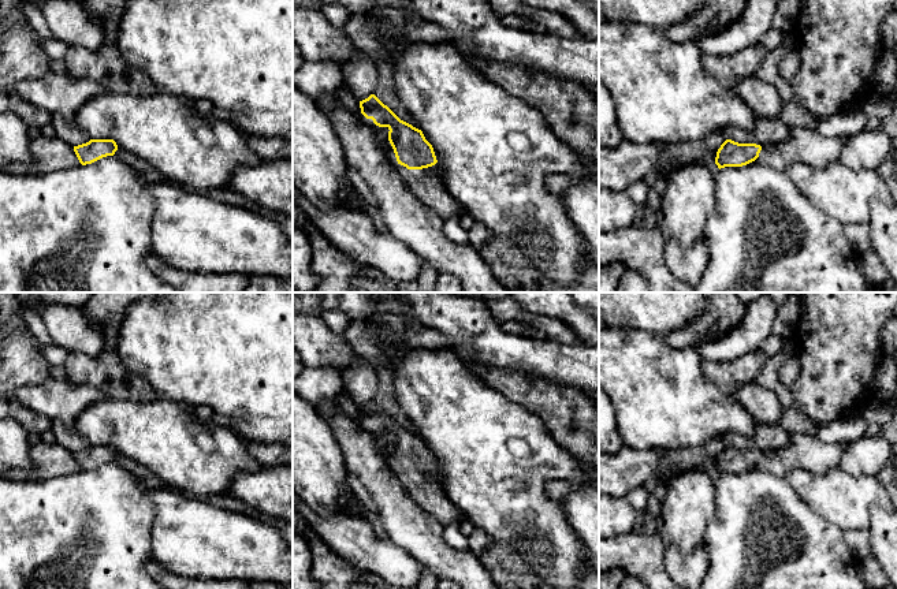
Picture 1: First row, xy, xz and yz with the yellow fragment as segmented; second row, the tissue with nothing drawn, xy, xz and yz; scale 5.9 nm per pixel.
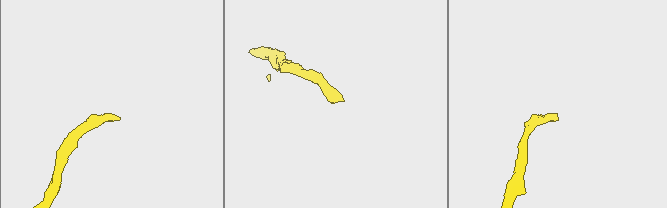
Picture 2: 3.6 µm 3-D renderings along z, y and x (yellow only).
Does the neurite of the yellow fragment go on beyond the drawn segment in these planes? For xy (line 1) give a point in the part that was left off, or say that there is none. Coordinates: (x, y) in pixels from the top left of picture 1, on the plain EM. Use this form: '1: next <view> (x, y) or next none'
1: next none

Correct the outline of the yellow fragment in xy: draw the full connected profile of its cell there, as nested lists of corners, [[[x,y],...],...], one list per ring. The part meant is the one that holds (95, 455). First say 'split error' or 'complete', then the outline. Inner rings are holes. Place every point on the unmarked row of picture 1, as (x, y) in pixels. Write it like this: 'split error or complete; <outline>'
complete; [[[90,446],[86,450],[74,452],[74,458],[82,471],[113,462],[116,456],[118,451],[113,446]]]

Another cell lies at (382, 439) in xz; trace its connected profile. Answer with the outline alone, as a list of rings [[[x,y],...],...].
[[[372,426],[372,430],[373,430],[375,441],[381,458],[384,459],[384,462],[388,463],[388,469],[397,473],[398,467],[395,463],[394,455],[388,447],[388,437],[390,437],[388,433],[379,433],[373,429],[373,426]]]

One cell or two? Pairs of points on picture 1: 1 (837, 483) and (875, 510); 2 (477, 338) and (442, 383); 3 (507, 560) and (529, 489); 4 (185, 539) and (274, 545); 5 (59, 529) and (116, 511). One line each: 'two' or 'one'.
1: two
2: two
3: two
4: one
5: one

